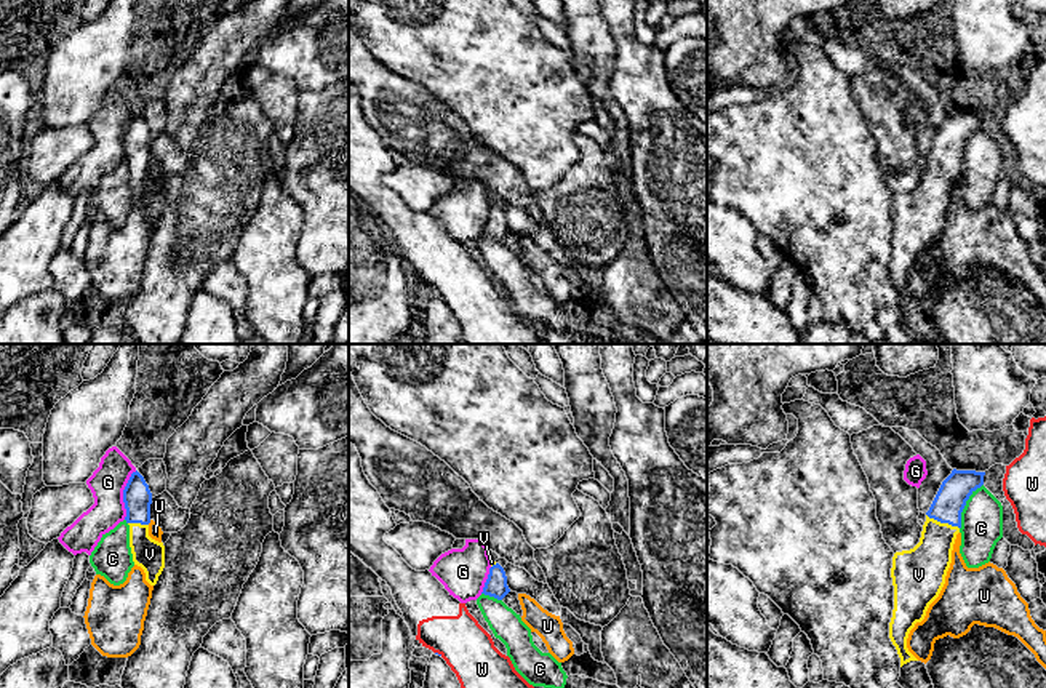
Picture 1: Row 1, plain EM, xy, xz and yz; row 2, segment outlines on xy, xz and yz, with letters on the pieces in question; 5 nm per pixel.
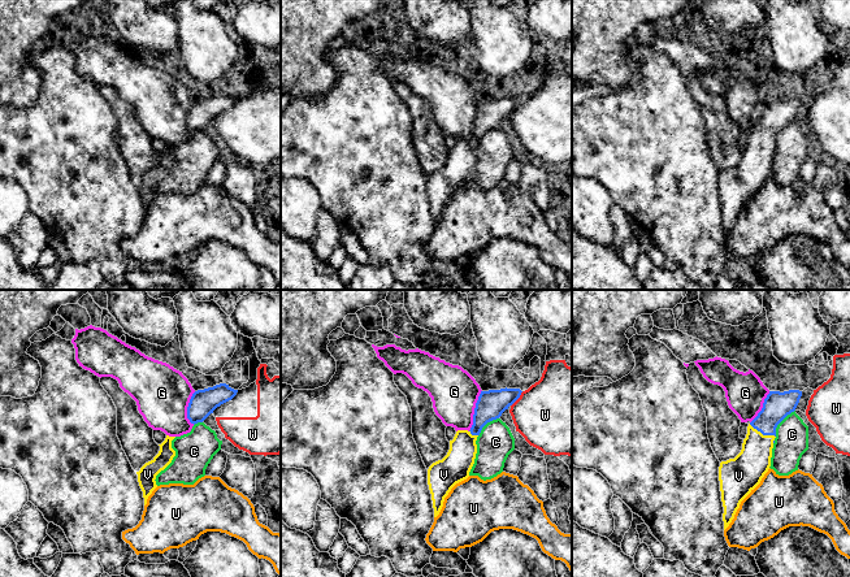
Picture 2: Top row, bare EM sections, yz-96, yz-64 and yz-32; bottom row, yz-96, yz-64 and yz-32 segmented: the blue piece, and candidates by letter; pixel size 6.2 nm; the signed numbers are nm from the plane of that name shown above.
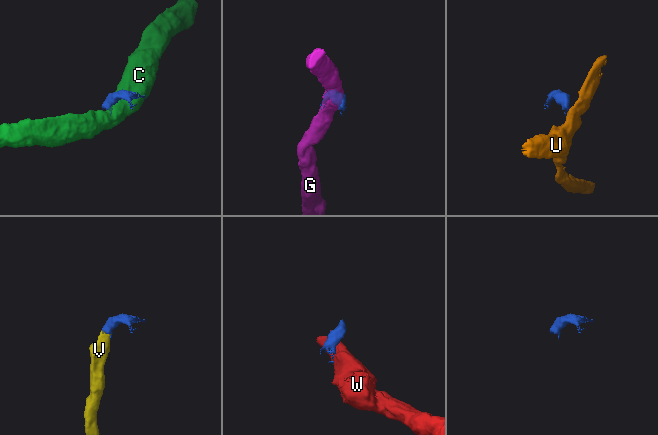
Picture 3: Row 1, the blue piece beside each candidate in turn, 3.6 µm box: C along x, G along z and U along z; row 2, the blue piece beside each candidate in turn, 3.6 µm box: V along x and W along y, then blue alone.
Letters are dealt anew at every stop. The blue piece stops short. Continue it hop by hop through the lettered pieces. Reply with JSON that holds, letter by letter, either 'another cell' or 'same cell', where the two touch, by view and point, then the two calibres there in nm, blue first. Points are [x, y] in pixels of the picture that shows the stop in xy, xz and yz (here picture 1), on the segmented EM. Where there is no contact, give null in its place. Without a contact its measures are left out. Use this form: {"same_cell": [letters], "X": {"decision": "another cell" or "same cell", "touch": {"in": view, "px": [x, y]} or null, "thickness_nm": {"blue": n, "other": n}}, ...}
{"same_cell": ["V"], "C": {"decision": "another cell", "touch": {"in": "yz", "px": [965, 504]}, "thickness_nm": {"blue": 160, "other": 200}}, "G": {"decision": "another cell", "touch": {"in": "xy", "px": [123, 495]}, "thickness_nm": {"blue": 140, "other": 180}}, "U": {"decision": "another cell", "touch": {"in": "xy", "px": [149, 522]}, "thickness_nm": {"blue": 140, "other": 70}}, "V": {"decision": "same cell", "touch": {"in": "yz", "px": [942, 522]}, "thickness_nm": {"blue": 160, "other": 220}}, "W": {"decision": "another cell", "touch": {"in": "xz", "px": [437, 653]}, "thickness_nm": {"blue": 20, "other": 260}}}

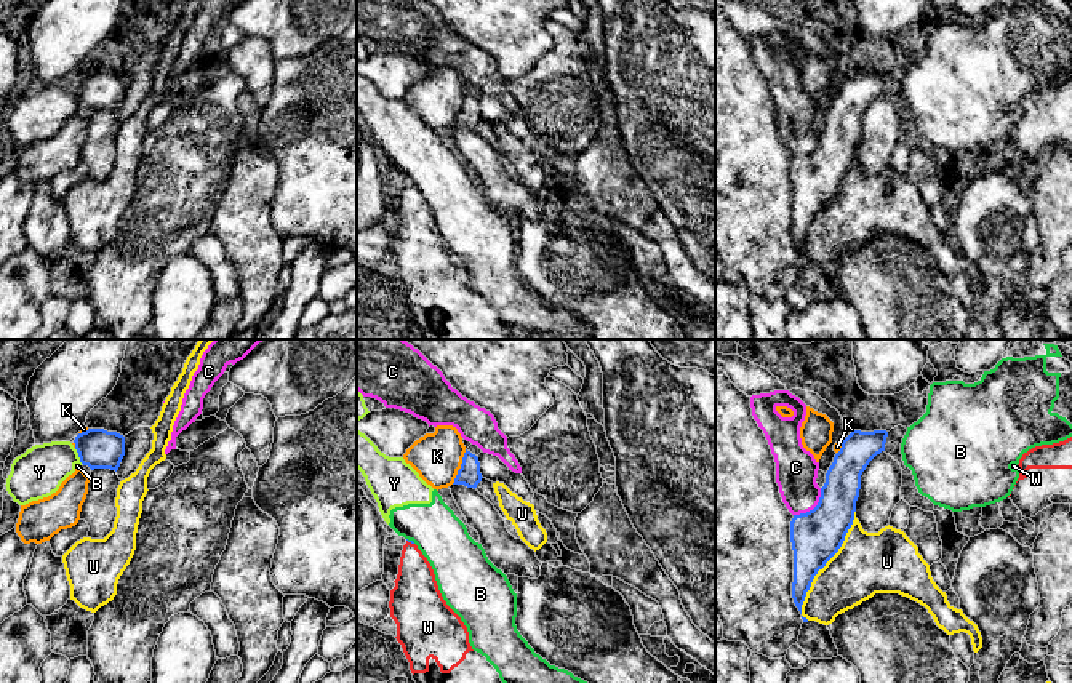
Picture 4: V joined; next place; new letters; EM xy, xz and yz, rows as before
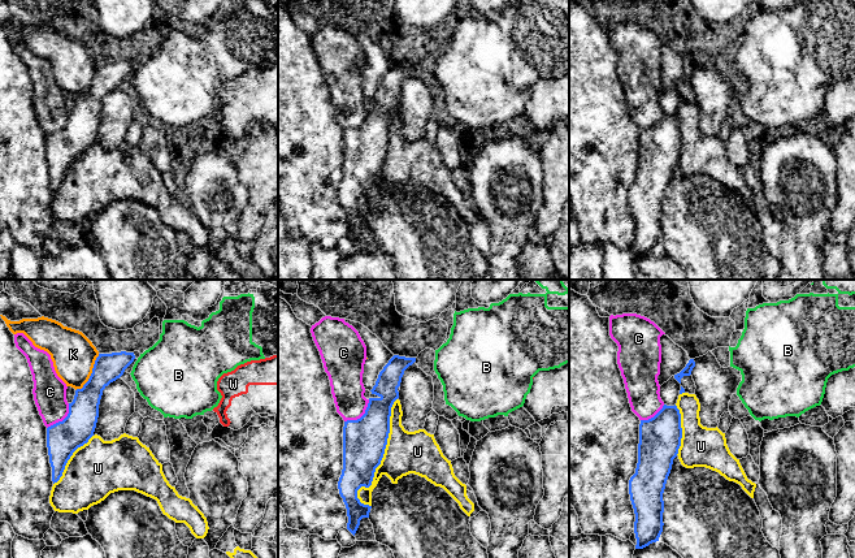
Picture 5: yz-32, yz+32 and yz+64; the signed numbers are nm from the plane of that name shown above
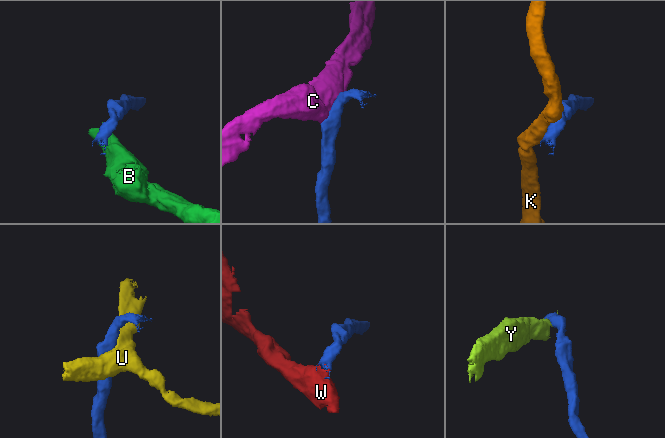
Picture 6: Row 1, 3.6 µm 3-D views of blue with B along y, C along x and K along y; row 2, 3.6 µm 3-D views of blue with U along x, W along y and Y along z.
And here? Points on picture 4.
{"same_cell": ["W"], "B": {"decision": "another cell", "touch": {"in": "xz", "px": [412, 541]}, "thickness_nm": {"blue": 20, "other": 260}}, "C": {"decision": "another cell", "touch": {"in": "yz", "px": [815, 507]}, "thickness_nm": {"blue": 260, "other": 200}}, "K": {"decision": "another cell", "touch": {"in": "xz", "px": [461, 467]}, "thickness_nm": {"blue": 120, "other": 240}}, "U": {"decision": "another cell", "touch": {"in": "yz", "px": [824, 565]}, "thickness_nm": {"blue": 260, "other": 320}}, "W": {"decision": "same cell", "touch": {"in": "xz", "px": [410, 541]}, "thickness_nm": {"blue": 20, "other": 220}}, "Y": {"decision": "another cell", "touch": {"in": "xy", "px": [79, 456]}, "thickness_nm": {"blue": 200, "other": 240}}}

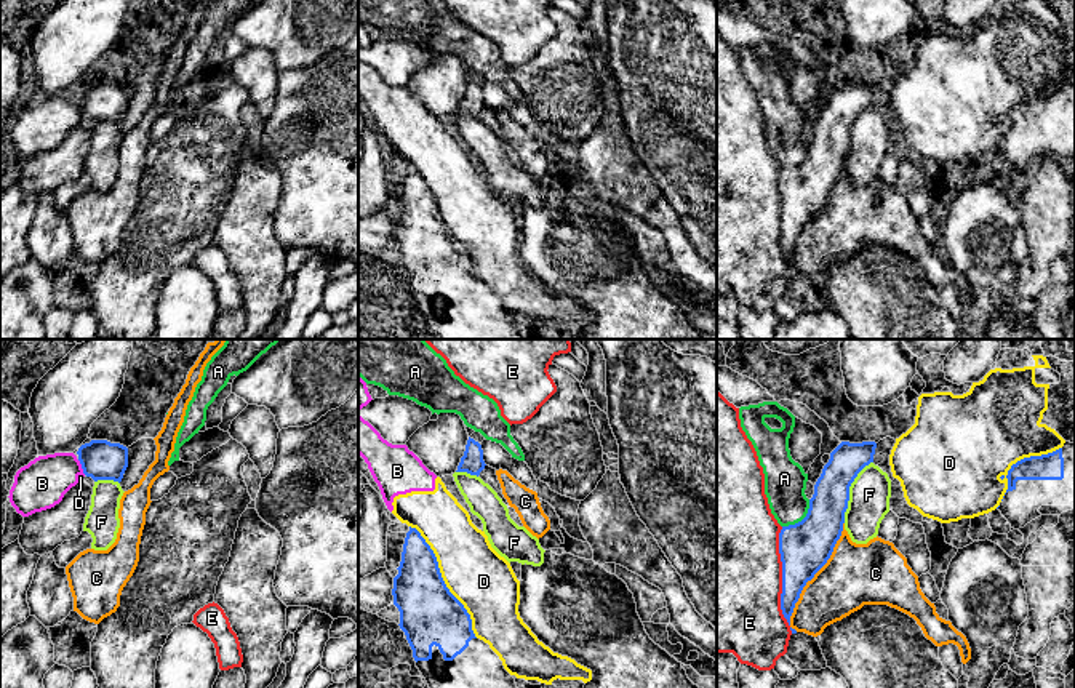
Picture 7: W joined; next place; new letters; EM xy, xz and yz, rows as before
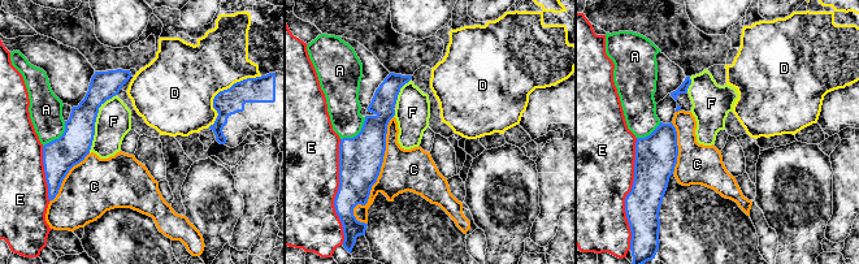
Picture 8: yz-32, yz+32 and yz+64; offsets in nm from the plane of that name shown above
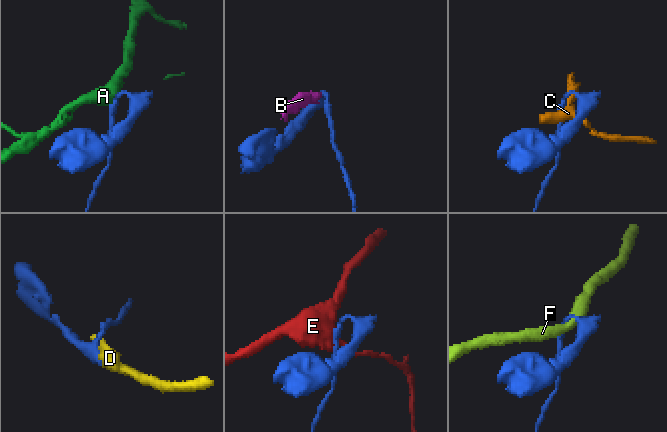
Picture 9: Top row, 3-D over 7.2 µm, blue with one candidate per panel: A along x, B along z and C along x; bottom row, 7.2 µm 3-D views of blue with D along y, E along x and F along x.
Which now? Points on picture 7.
{"same_cell": [], "A": {"decision": "another cell", "touch": {"in": "yz", "px": [803, 519]}, "thickness_nm": {"blue": 260, "other": 200}}, "B": {"decision": "another cell", "touch": {"in": "xy", "px": [82, 468]}, "thickness_nm": {"blue": 200, "other": 240}}, "C": {"decision": "another cell", "touch": {"in": "yz", "px": [813, 576]}, "thickness_nm": {"blue": 260, "other": 320}}, "D": {"decision": "another cell", "touch": {"in": "xz", "px": [443, 581]}, "thickness_nm": {"blue": 300, "other": 320}}, "E": {"decision": "another cell", "touch": {"in": "yz", "px": [783, 580]}, "thickness_nm": {"blue": 260, "other": 500}}, "F": {"decision": "another cell", "touch": {"in": "yz", "px": [848, 492]}, "thickness_nm": {"blue": 200, "other": 200}}}

